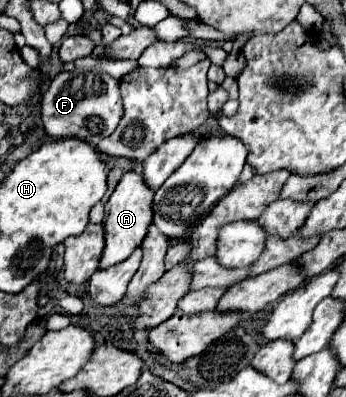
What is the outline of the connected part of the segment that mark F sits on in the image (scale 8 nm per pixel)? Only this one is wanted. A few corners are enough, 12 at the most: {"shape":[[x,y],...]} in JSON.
{"shape":[[59,73],[41,99],[53,139],[95,147],[117,129],[119,81]]}

